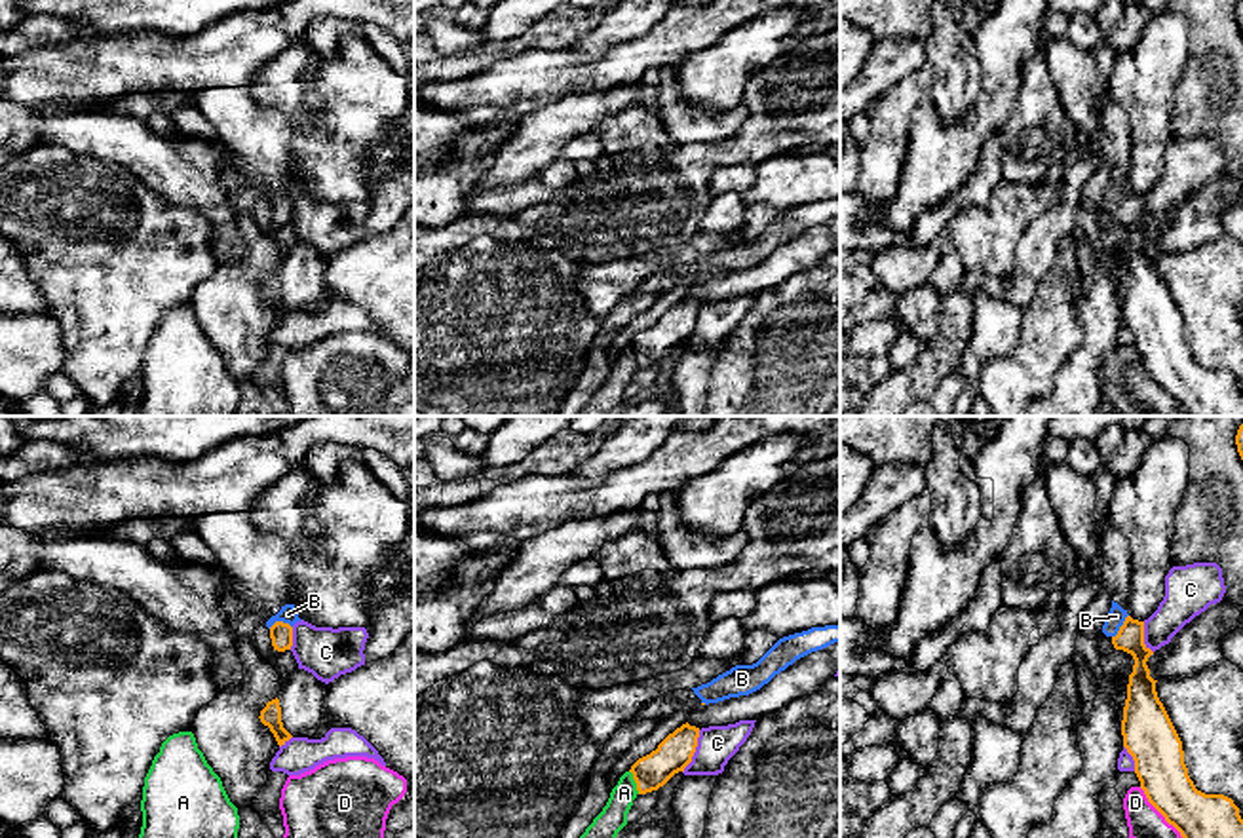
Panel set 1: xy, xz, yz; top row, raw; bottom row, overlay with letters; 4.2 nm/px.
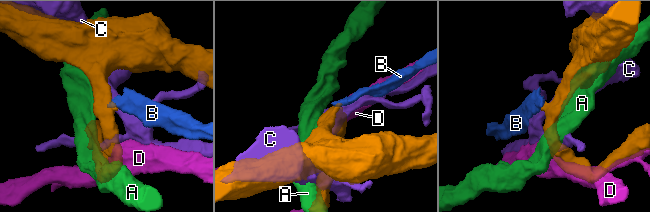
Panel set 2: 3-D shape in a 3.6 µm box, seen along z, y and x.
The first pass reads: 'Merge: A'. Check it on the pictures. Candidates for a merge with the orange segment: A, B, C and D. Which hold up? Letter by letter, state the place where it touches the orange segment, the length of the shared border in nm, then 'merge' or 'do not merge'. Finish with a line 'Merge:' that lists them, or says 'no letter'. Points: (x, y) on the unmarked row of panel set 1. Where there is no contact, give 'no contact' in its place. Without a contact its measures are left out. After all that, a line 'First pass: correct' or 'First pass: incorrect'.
A: xz (635, 356) | 110 nm | do not merge
B: yz (1122, 200) | 120 nm | do not merge
C: xz (694, 325) | 200 nm | do not merge
D: yz (1160, 386) | 300 nm | do not merge
Merge: no letter
First pass: incorrect

